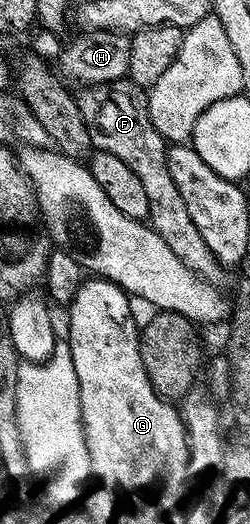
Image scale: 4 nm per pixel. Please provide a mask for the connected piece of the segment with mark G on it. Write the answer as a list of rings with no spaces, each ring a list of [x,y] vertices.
[[[86,278],[68,305],[68,341],[79,383],[93,475],[97,482],[119,494],[150,484],[150,476],[158,476],[158,472],[162,472],[162,480],[170,488],[182,476],[182,460],[190,460],[190,452],[182,452],[182,438],[186,435],[183,413],[154,392],[145,372],[140,354],[140,324],[134,321],[130,303],[128,293],[111,280]]]

